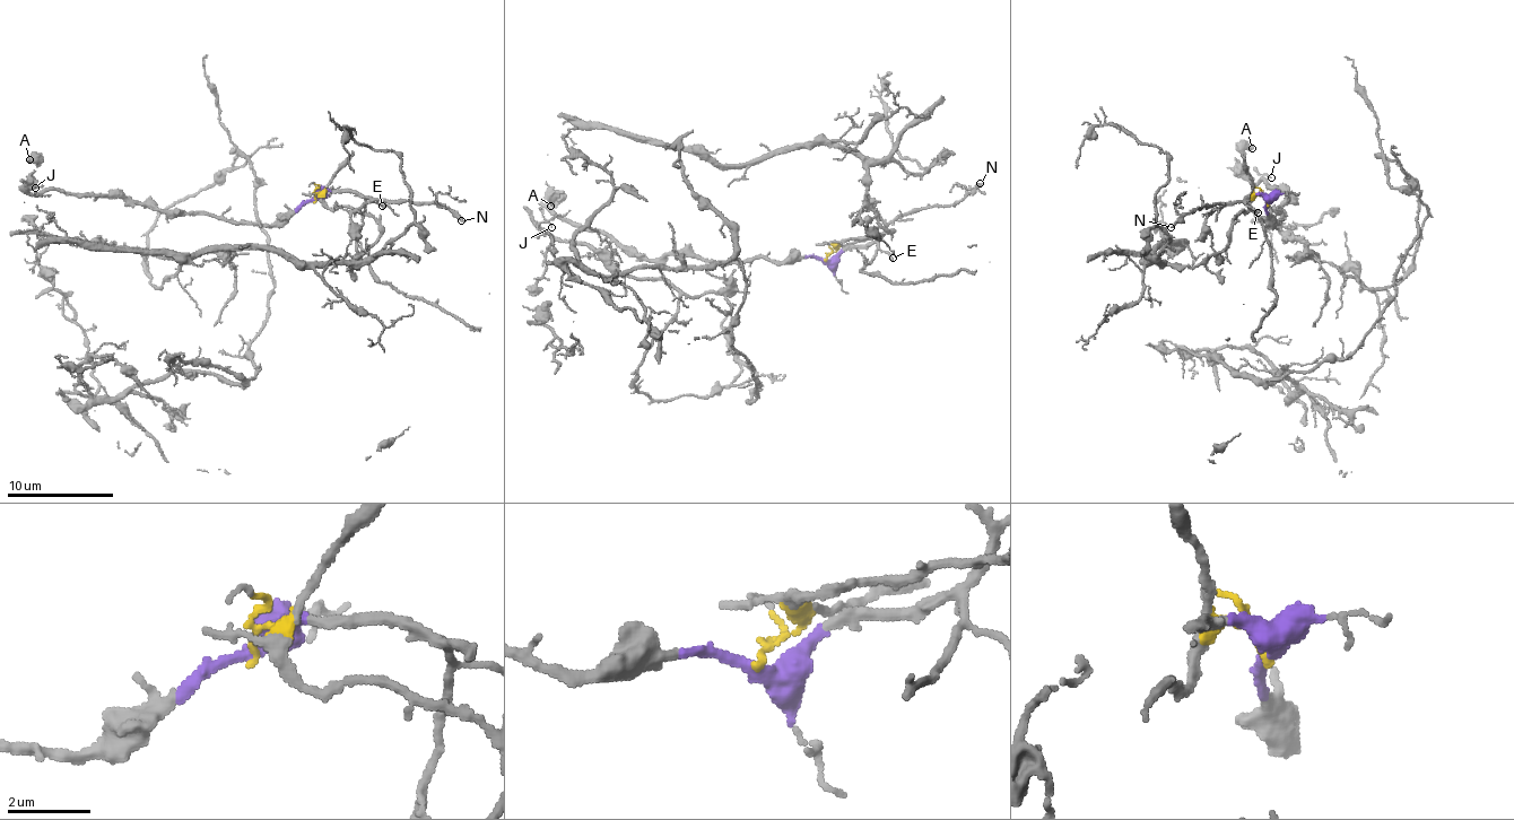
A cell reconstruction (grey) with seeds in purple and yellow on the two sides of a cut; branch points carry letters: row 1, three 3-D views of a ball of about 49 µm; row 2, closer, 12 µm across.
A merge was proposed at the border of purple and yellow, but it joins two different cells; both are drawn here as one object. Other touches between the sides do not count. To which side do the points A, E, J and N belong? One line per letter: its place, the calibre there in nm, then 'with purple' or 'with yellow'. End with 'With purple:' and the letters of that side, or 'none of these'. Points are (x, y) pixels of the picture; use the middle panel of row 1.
A: (550, 206) | 500 nm | with purple
E: (893, 258) | 150 nm | with purple
J: (551, 227) | 100 nm | with purple
N: (980, 183) | 190 nm | with purple
With purple: A, E, J, N

